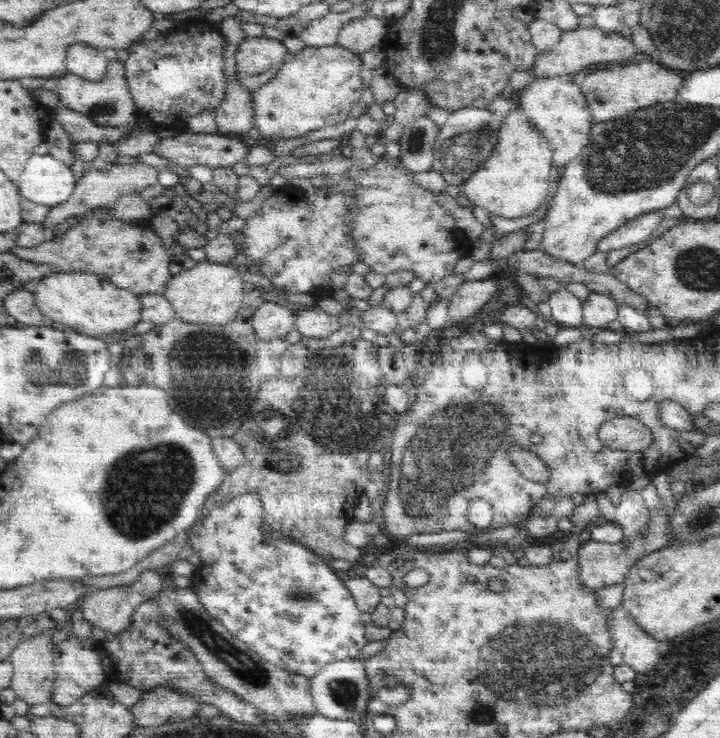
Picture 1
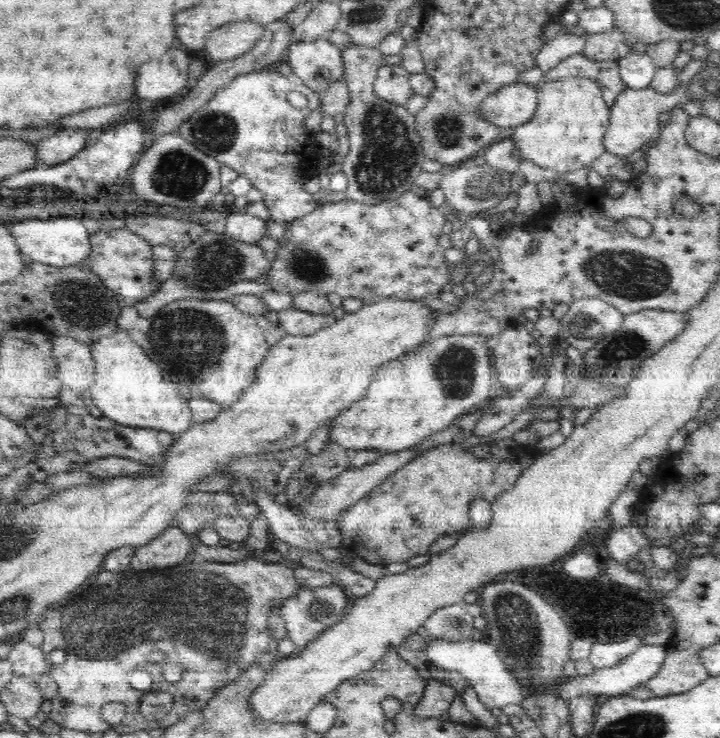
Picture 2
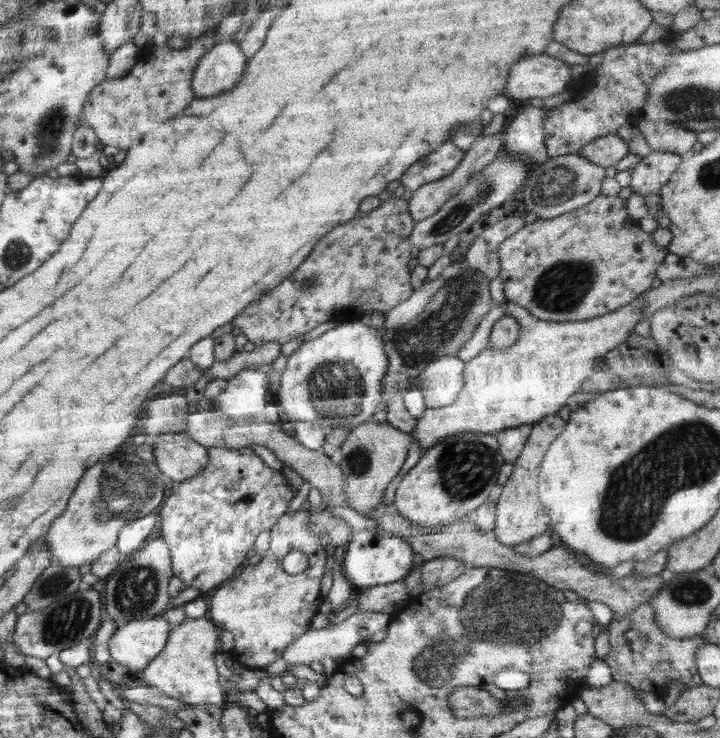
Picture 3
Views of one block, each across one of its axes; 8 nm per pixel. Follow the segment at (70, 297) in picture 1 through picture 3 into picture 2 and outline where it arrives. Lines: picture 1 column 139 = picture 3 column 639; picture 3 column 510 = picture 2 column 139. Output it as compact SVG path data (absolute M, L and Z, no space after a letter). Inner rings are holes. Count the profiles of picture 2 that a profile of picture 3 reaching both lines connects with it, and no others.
M172 274L161 284L161 290L147 300L140 302L135 307L141 317L154 316L162 307L174 300L197 299L205 300L218 297L215 290L201 290L190 288L186 281L180 277L172 277ZM118 328L90 347L95 362L95 381L88 391L94 406L103 412L104 417L124 426L153 428L174 435L180 435L191 427L194 422L187 403L191 398L178 392L178 382L150 360L128 331Z

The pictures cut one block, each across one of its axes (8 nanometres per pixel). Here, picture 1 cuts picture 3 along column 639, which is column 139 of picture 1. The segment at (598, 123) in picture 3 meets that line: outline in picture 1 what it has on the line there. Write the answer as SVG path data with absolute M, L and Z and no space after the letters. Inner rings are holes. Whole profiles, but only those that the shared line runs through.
M214 30L174 34L174 36L158 34L154 39L133 43L125 51L128 58L123 64L128 90L131 91L137 110L146 113L147 120L154 124L172 124L184 122L189 116L200 114L200 112L218 108L226 92L224 48L226 48L226 37Z

